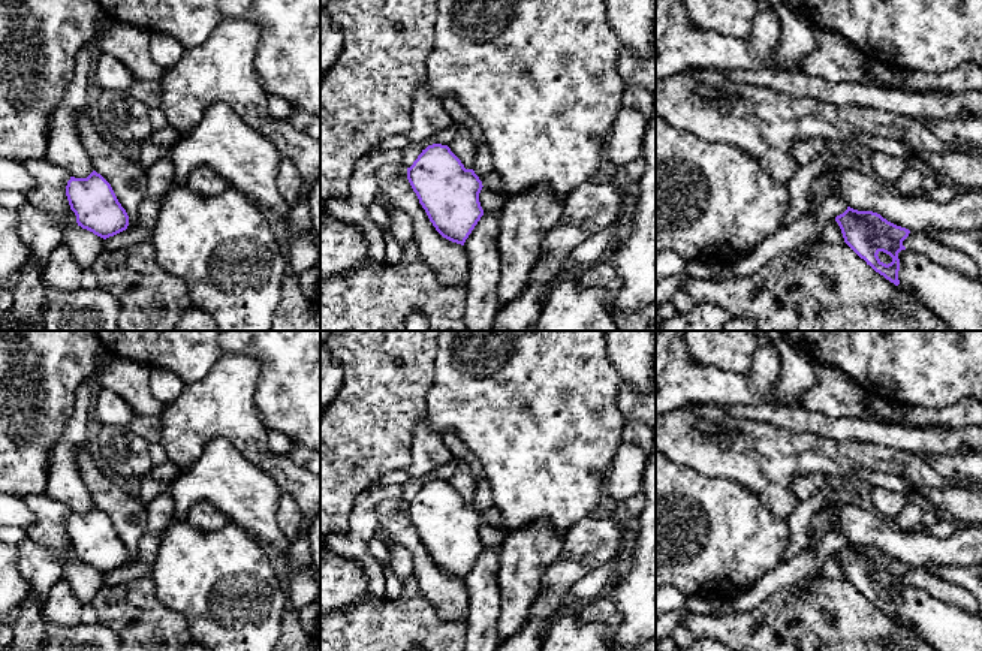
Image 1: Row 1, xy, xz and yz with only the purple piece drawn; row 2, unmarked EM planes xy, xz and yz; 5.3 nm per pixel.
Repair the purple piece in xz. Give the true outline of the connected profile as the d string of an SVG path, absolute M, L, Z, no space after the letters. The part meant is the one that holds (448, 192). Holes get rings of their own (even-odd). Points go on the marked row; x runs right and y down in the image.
M428 145L410 168L407 180L416 193L436 230L446 239L464 245L466 239L484 216L479 202L482 181L473 169L466 169L448 145Z

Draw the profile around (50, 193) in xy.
M46 159L27 160L24 168L36 180L36 187L27 193L28 204L64 226L61 242L70 250L81 269L91 268L103 250L105 239L69 220L66 186L70 175Z

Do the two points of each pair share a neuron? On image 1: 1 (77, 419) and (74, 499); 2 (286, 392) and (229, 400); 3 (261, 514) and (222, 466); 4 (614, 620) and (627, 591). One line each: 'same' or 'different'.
1: same
2: different
3: same
4: different

